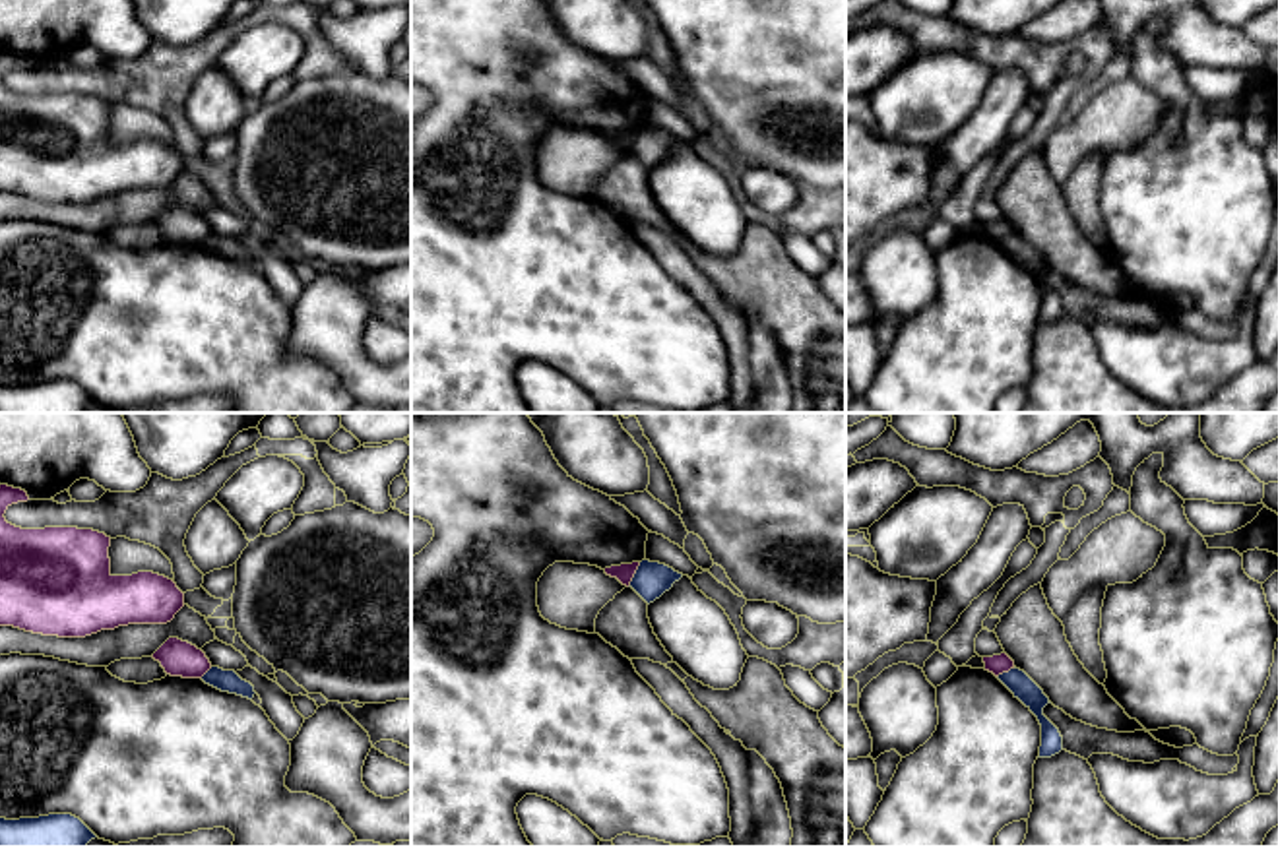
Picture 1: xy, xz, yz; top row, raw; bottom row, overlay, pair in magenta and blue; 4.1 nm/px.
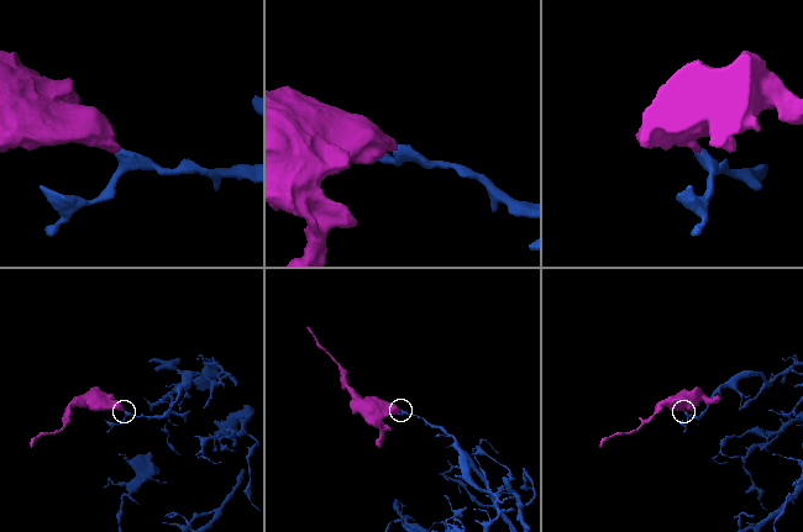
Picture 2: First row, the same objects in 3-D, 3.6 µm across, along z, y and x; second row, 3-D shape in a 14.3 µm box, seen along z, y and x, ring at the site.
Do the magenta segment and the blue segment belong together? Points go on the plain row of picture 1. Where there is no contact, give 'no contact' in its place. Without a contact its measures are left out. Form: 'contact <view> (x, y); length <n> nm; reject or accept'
contact xz (635, 138); length 120 nm; reject

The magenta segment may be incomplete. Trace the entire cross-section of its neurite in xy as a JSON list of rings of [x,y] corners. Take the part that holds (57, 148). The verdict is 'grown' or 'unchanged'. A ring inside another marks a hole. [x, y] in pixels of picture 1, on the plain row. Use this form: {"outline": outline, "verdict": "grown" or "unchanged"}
{"outline": [[[0,50],[0,192],[85,204],[128,190],[167,190],[184,173],[184,159],[165,141],[112,141],[105,99],[8,89],[6,76],[27,66],[25,56]]], "verdict": "unchanged"}

